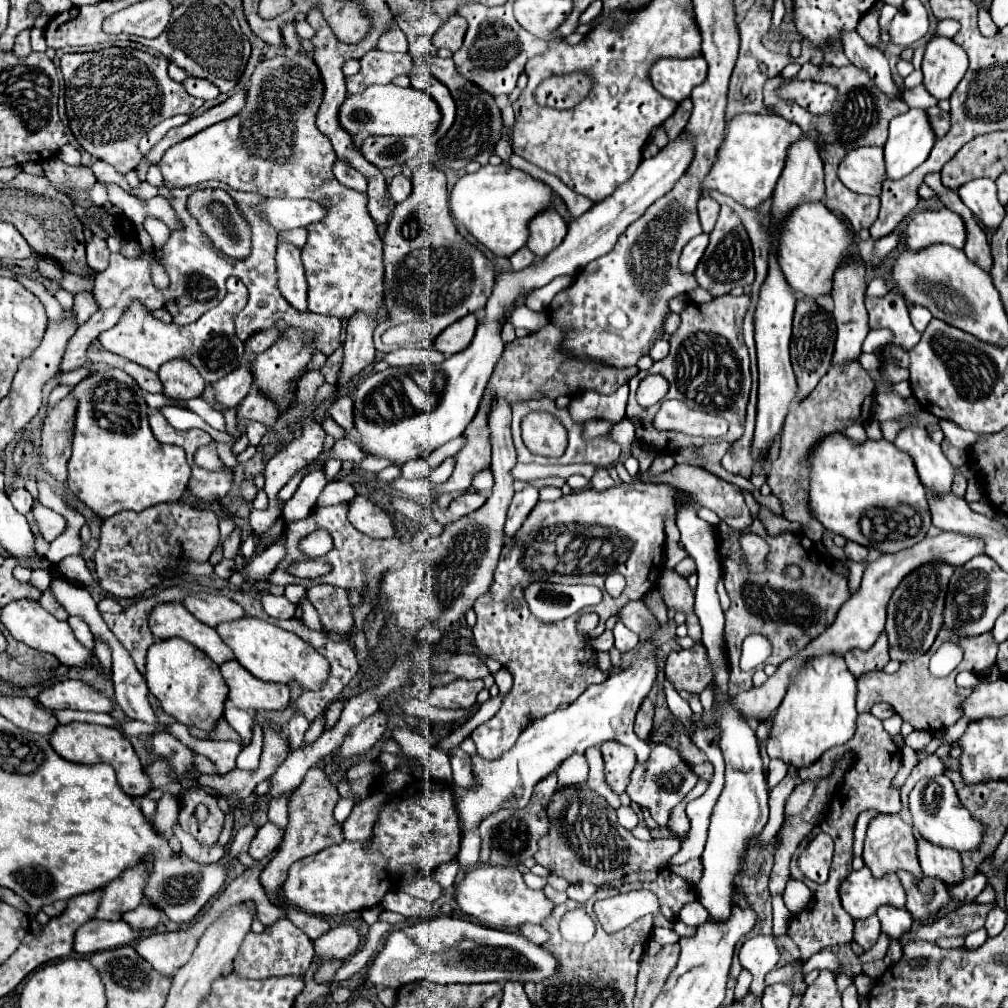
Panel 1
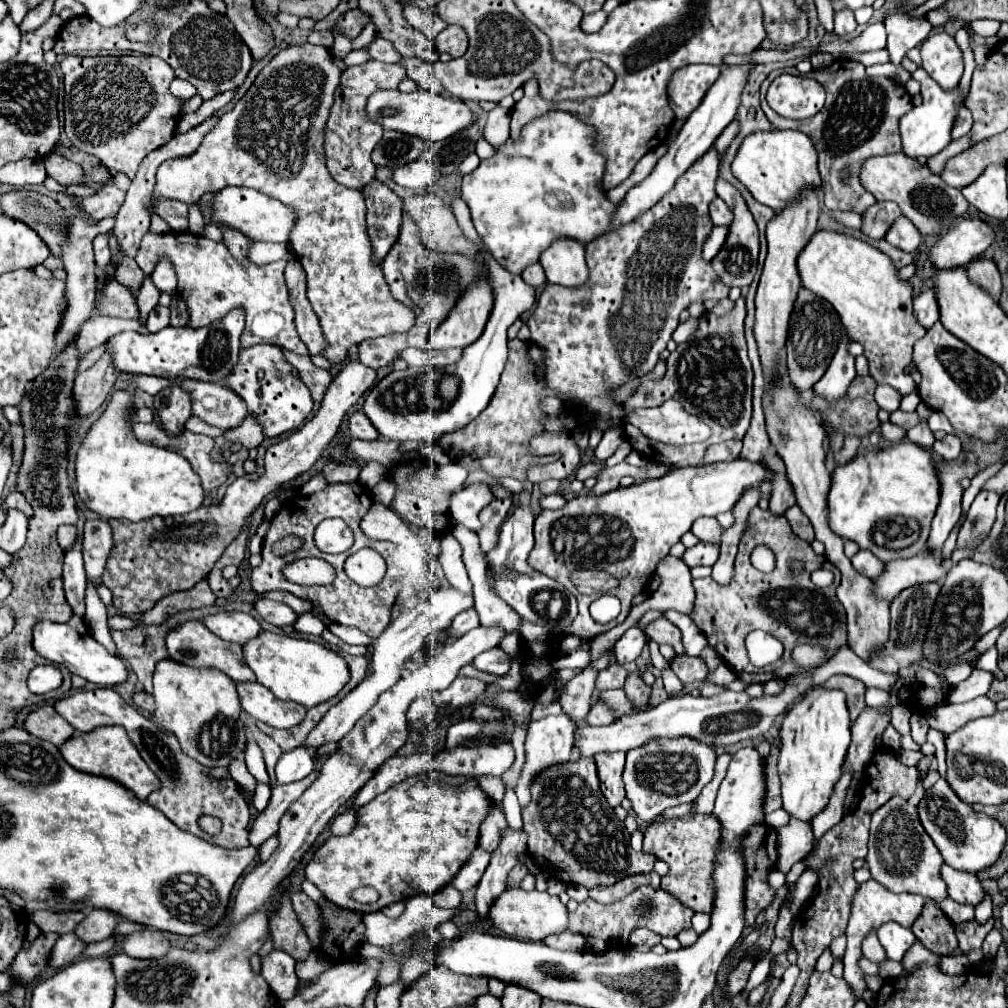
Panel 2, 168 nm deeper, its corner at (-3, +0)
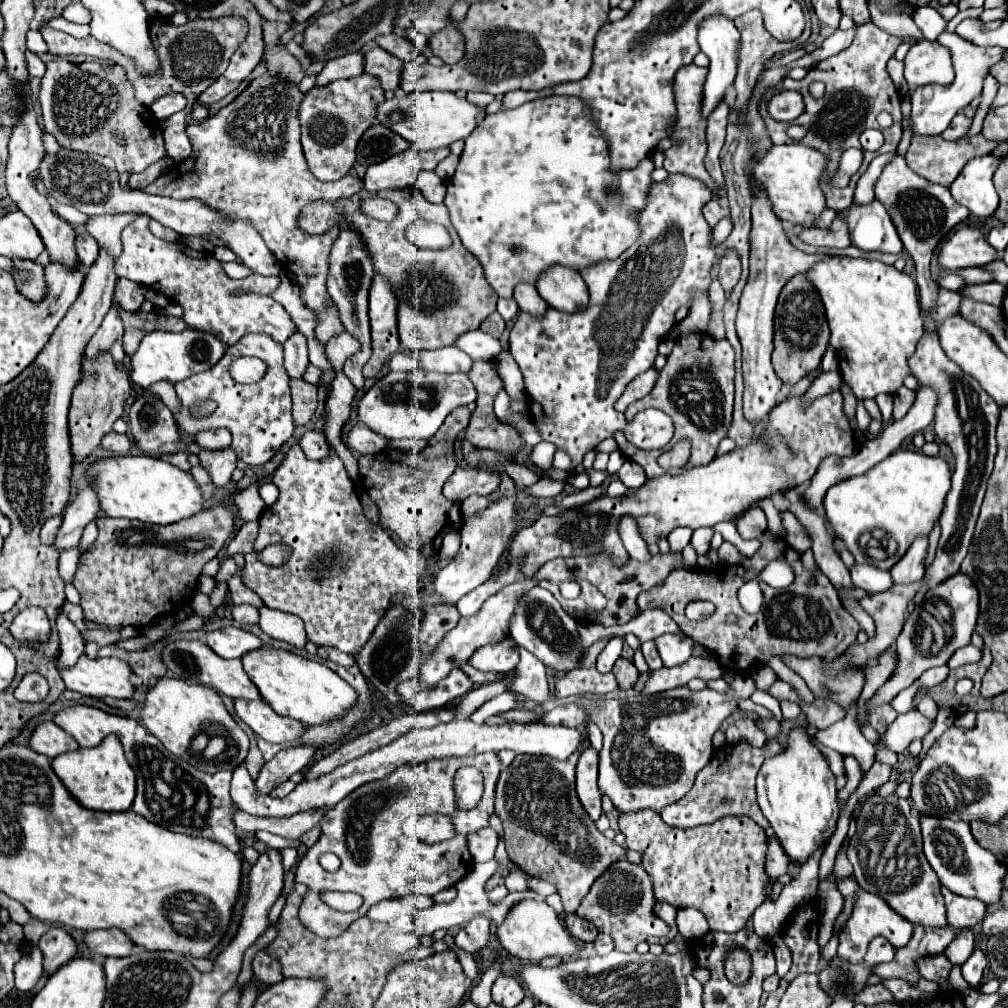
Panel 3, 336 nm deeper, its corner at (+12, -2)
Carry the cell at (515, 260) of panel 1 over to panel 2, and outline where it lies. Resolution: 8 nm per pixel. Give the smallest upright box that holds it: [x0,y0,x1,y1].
[521,263,547,287]

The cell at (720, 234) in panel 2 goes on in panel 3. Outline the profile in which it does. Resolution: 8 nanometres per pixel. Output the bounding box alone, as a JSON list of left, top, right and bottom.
[712,219,732,247]

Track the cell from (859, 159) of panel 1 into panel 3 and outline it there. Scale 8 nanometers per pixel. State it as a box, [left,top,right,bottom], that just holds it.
[874,155,970,307]

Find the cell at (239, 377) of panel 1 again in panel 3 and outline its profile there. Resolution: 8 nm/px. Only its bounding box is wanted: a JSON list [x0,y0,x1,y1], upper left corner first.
[196,429,232,449]

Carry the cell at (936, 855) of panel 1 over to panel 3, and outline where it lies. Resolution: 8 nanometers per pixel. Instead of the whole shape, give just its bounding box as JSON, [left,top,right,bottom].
[942,887,986,927]

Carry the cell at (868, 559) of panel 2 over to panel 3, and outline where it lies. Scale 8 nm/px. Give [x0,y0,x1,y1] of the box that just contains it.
[850,563,892,593]

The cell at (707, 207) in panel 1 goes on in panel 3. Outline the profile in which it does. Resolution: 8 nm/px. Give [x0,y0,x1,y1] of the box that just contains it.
[704,199,730,227]

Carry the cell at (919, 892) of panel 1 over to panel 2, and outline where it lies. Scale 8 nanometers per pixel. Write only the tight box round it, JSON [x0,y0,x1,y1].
[911,901,957,957]

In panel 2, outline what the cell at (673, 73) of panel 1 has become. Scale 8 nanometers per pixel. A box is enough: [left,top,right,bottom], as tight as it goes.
[669,65,721,121]

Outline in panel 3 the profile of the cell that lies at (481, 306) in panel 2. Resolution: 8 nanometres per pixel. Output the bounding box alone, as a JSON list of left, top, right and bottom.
[300,187,498,351]

